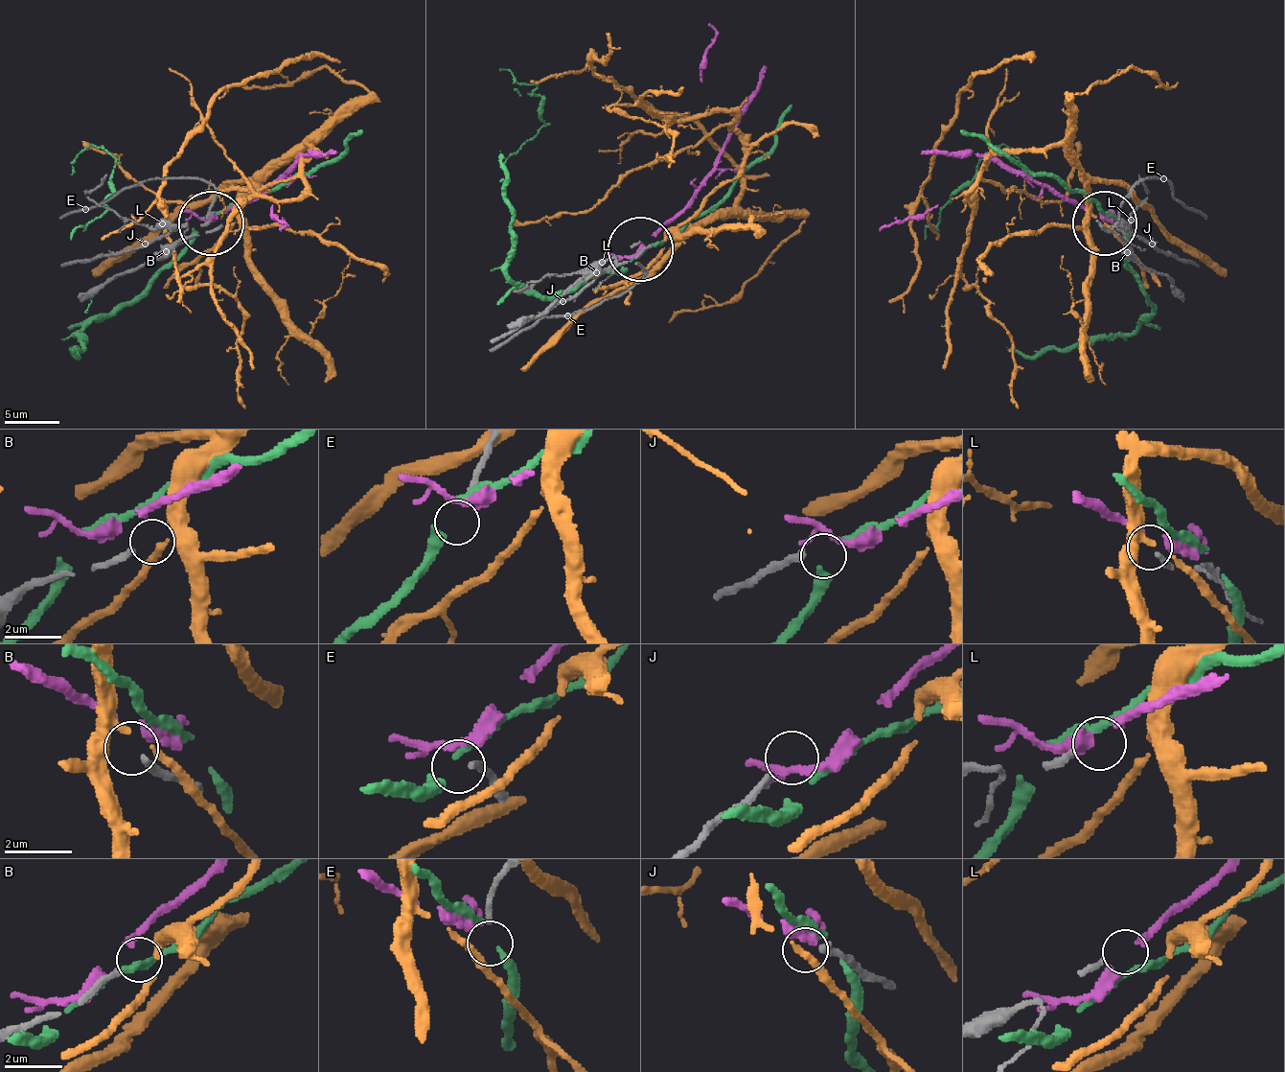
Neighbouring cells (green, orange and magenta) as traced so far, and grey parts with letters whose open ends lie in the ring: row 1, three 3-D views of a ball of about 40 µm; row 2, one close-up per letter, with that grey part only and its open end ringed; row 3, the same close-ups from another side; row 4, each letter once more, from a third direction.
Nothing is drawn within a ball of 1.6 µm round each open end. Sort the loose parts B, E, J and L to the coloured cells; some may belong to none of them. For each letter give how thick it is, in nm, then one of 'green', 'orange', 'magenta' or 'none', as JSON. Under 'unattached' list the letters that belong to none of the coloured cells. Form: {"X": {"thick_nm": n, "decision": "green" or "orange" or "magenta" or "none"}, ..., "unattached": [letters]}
{"B": {"thick_nm": 200, "decision": "none"}, "E": {"thick_nm": 190, "decision": "green"}, "J": {"thick_nm": 240, "decision": "none"}, "L": {"thick_nm": 200, "decision": "none"}, "unattached": ["B", "J", "L"]}

